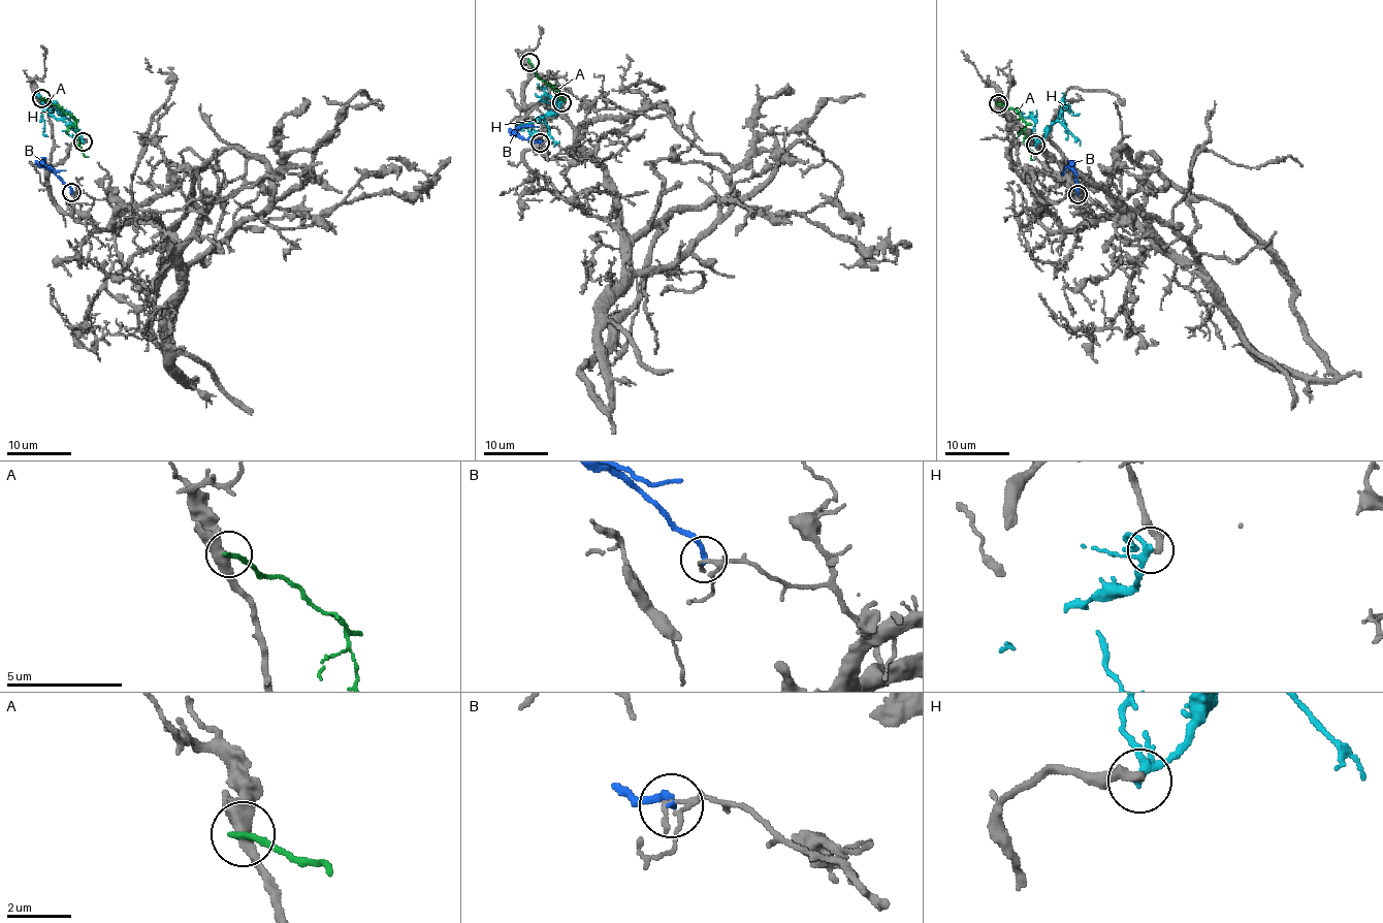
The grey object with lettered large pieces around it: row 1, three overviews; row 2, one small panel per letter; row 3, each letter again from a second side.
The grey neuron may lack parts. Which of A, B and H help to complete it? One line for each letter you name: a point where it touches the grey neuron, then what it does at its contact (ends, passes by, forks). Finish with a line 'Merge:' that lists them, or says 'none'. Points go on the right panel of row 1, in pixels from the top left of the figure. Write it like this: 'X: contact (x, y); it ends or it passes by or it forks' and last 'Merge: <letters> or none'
Merge: none

